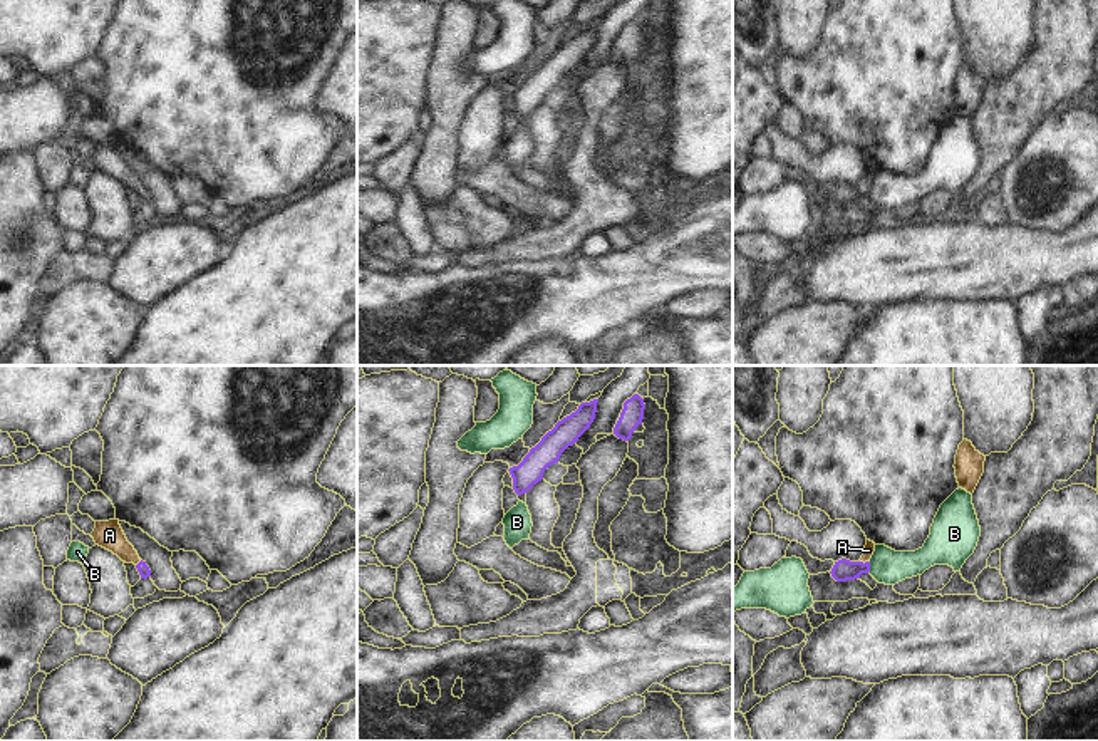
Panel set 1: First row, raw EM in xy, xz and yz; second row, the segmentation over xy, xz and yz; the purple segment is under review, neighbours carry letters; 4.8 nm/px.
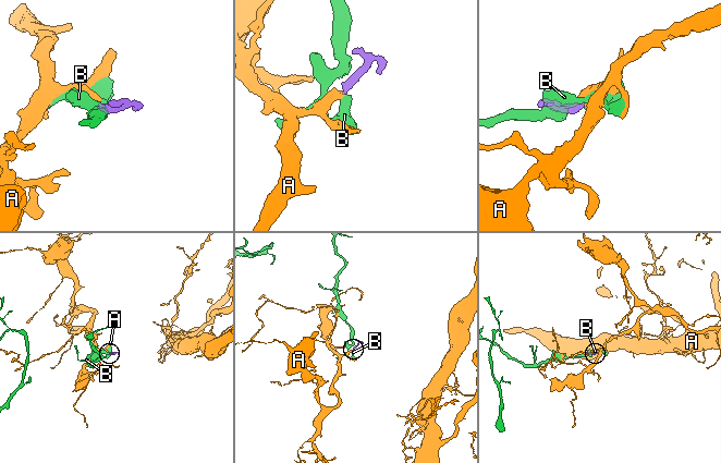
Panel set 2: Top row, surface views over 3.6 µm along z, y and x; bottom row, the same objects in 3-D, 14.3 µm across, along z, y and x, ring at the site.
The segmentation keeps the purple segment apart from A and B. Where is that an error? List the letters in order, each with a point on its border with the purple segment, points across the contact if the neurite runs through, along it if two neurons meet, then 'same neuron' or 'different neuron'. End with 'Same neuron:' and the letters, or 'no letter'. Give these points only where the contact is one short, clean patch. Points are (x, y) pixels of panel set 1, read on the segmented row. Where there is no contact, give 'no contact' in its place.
A: contact yz (865, 562); way yz (844, 569), (857, 569), (865, 562), (869, 550); same neuron
B: contact yz (869, 567); border yz (869, 562), (870, 570); different neuron
Same neuron: A

